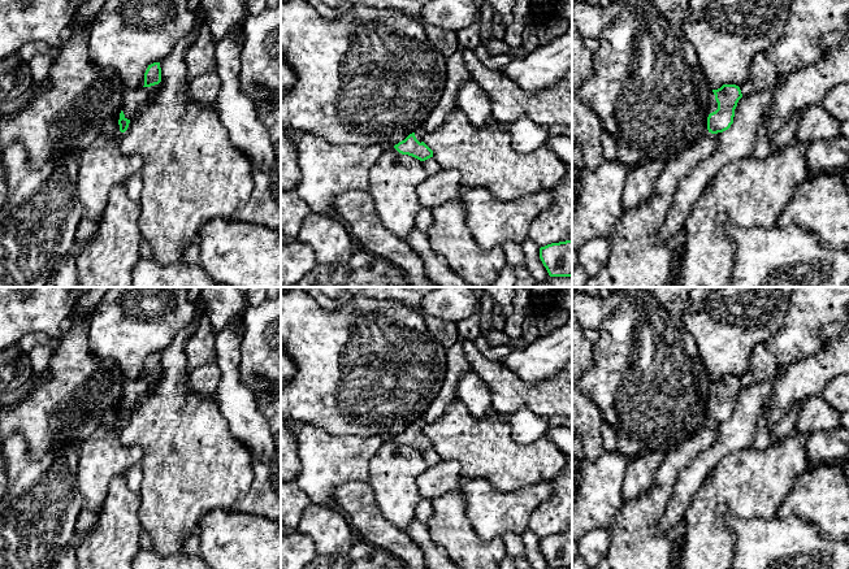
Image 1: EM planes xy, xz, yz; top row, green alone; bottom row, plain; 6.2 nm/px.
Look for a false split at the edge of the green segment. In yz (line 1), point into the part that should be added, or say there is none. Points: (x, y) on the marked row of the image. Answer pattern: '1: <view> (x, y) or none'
1: yz (713, 105)

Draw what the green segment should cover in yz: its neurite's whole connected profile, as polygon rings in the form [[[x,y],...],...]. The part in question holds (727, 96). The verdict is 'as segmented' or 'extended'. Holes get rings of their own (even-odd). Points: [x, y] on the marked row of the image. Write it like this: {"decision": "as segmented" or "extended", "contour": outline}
{"decision": "extended", "contour": [[[723,84],[720,88],[710,92],[707,107],[709,133],[718,134],[731,127],[735,109],[741,97],[741,90],[736,84]]]}

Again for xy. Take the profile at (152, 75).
{"decision": "extended", "contour": [[[160,62],[148,65],[144,73],[144,86],[139,88],[127,88],[124,99],[124,108],[120,113],[120,131],[125,133],[129,127],[130,120],[144,108],[157,92],[161,82]]]}

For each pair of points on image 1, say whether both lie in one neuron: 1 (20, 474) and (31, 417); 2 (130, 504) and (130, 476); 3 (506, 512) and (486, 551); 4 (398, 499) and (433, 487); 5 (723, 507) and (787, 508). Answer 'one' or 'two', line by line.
1: two
2: two
3: two
4: two
5: two

